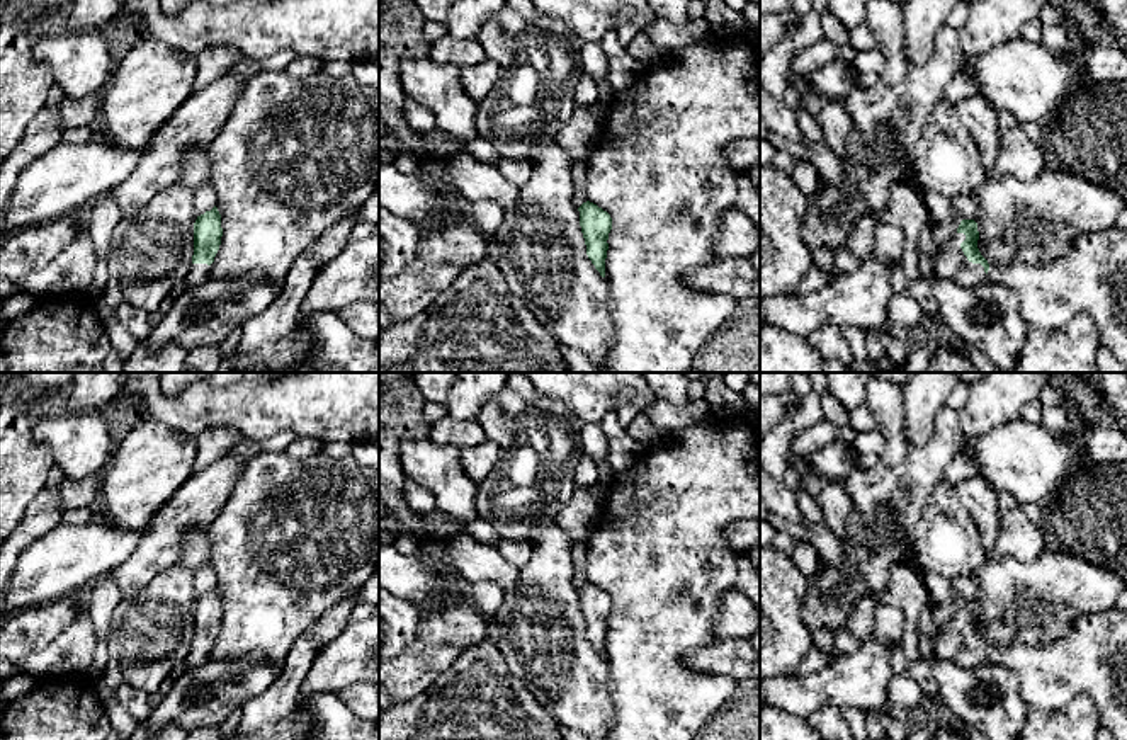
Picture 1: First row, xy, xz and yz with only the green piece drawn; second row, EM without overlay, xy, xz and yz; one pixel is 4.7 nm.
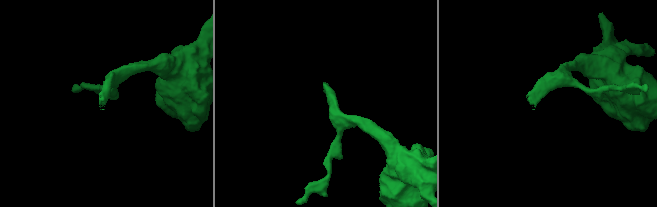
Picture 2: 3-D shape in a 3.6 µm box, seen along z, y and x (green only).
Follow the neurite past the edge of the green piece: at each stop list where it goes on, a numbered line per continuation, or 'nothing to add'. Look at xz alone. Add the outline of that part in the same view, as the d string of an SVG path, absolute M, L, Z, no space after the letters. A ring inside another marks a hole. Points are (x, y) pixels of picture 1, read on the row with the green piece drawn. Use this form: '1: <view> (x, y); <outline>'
nothing to add

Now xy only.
1: xy (198, 274); M192 264L190 270L185 277L187 286L199 286L199 284L206 282L209 267L211 265L207 265L207 264Z

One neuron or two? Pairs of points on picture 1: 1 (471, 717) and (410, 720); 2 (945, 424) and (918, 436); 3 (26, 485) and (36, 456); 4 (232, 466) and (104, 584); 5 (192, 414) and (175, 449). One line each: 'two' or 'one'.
1: one
2: two
3: one
4: two
5: two

